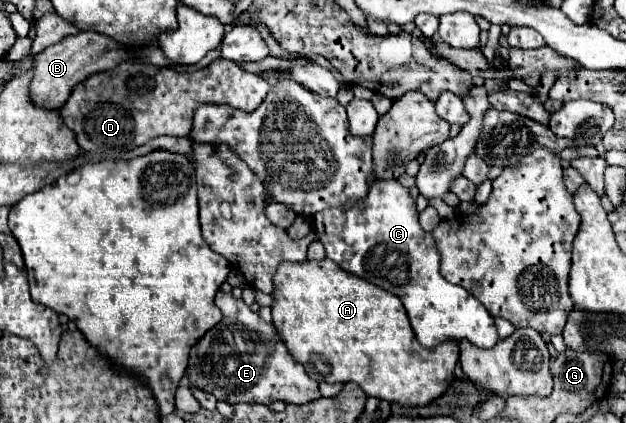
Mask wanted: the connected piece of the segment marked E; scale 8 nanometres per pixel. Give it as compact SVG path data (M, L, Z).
M218 291L214 299L224 319L212 327L190 351L188 379L206 393L212 393L218 401L234 403L262 403L284 401L292 405L304 405L320 399L320 389L302 367L288 355L276 327L264 323L242 299L234 299L230 293Z

